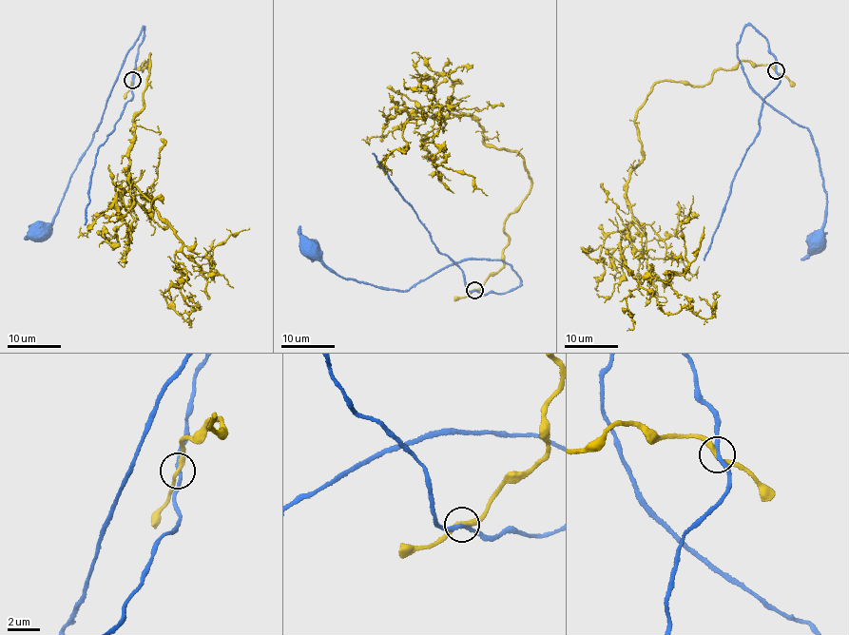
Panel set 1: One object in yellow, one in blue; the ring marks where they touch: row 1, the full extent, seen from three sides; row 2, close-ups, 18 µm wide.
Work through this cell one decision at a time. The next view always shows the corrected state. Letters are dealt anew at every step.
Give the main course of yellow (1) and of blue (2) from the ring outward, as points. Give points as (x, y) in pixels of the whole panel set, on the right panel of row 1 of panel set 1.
1: (775, 70), (745, 60), (702, 86), (661, 81), (635, 120), (621, 257), (665, 313), (709, 318), (699, 296)
2: (775, 70), (767, 40), (744, 28), (737, 54), (750, 87), (807, 128), (819, 156), (825, 212), (816, 241)

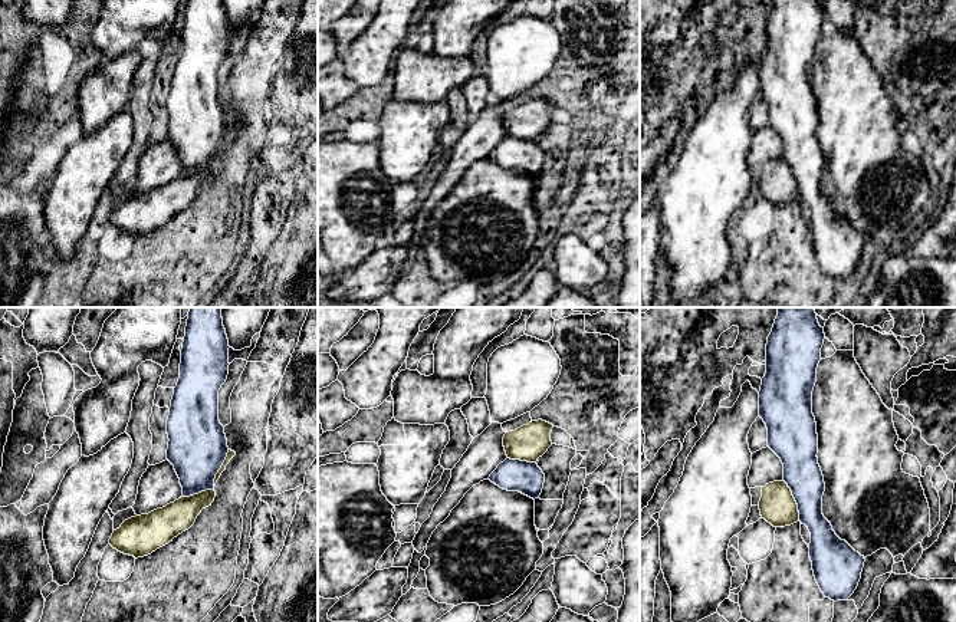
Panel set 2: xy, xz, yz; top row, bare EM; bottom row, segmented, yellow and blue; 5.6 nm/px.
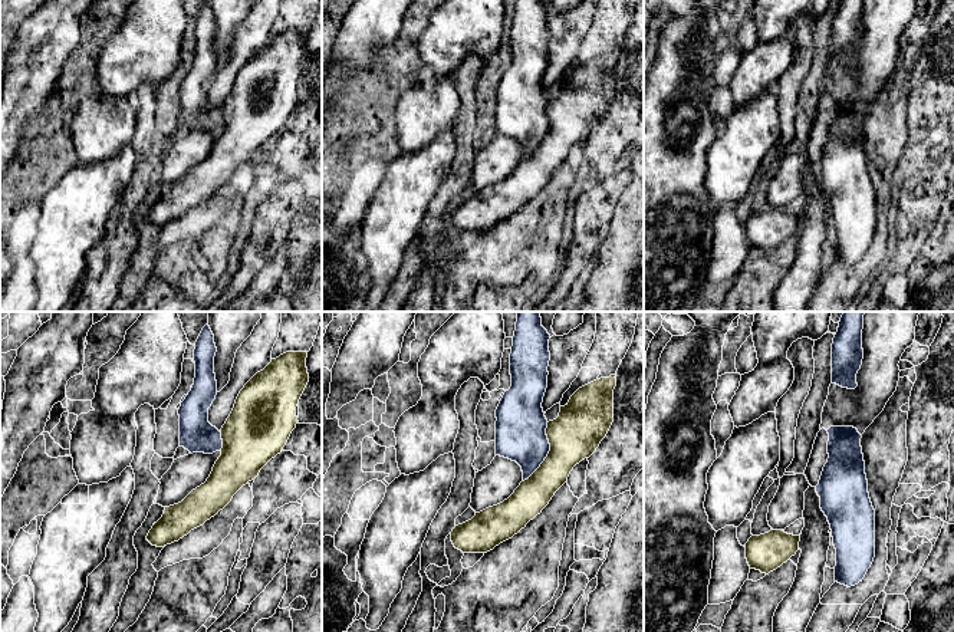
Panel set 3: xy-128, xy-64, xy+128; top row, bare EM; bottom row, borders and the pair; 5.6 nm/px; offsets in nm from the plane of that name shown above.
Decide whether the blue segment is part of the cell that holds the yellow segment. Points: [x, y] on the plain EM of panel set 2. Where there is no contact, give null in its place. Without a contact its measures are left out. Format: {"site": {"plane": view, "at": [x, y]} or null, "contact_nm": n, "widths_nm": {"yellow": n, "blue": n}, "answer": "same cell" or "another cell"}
{"site": {"plane": "yz", "at": [794, 178]}, "contact_nm": 260, "widths_nm": {"yellow": 200, "blue": 200}, "answer": "another cell"}

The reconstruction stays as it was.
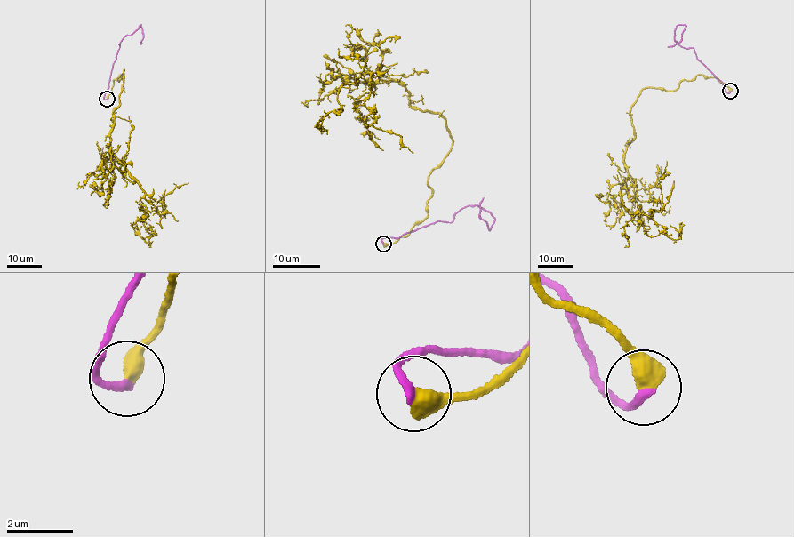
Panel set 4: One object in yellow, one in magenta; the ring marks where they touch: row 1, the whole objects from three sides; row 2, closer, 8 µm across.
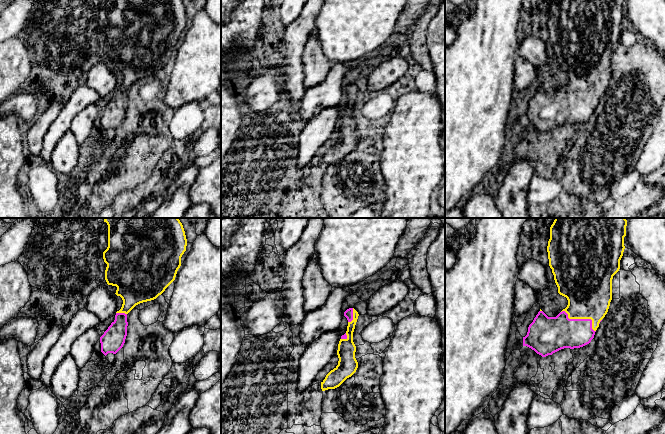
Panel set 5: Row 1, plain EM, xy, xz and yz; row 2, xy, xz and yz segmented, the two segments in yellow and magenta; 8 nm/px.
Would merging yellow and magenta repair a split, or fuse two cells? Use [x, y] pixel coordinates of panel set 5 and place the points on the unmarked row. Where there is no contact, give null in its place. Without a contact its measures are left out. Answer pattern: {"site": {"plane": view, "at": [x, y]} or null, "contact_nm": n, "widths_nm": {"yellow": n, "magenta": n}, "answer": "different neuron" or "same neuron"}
{"site": {"plane": "yz", "at": [581, 94]}, "contact_nm": 320, "widths_nm": {"yellow": 380, "magenta": 280}, "answer": "same neuron"}

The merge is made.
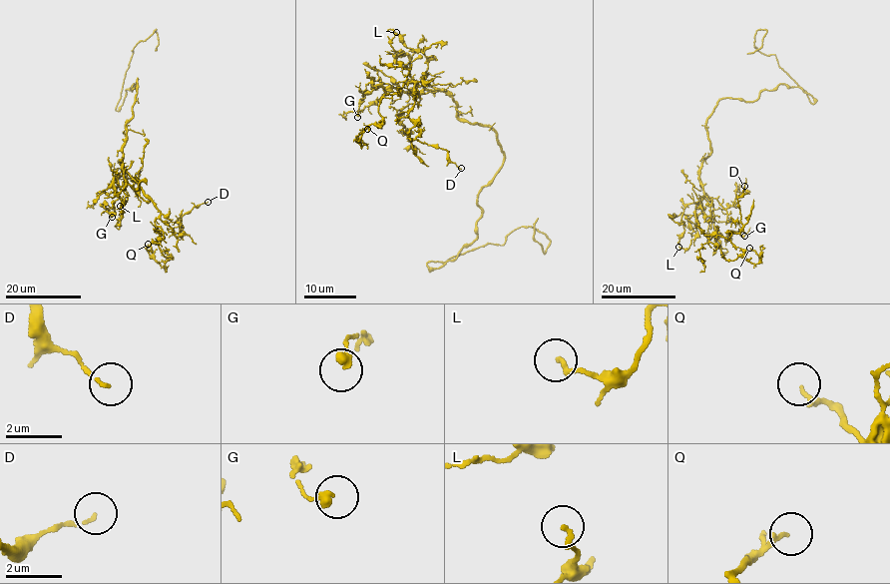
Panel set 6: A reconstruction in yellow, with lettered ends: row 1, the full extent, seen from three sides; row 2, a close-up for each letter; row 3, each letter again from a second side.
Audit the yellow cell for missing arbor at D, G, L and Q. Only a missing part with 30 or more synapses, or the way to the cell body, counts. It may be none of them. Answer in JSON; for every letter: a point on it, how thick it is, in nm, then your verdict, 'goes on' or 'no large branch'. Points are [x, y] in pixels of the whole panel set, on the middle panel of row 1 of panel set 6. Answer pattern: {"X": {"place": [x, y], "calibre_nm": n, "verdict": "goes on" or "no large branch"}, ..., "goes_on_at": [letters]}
{"D": {"place": [461, 168], "calibre_nm": 90, "verdict": "no large branch"}, "G": {"place": [357, 117], "calibre_nm": 240, "verdict": "no large branch"}, "L": {"place": [396, 32], "calibre_nm": 160, "verdict": "no large branch"}, "Q": {"place": [367, 129], "calibre_nm": 150, "verdict": "no large branch"}, "goes_on_at": []}

